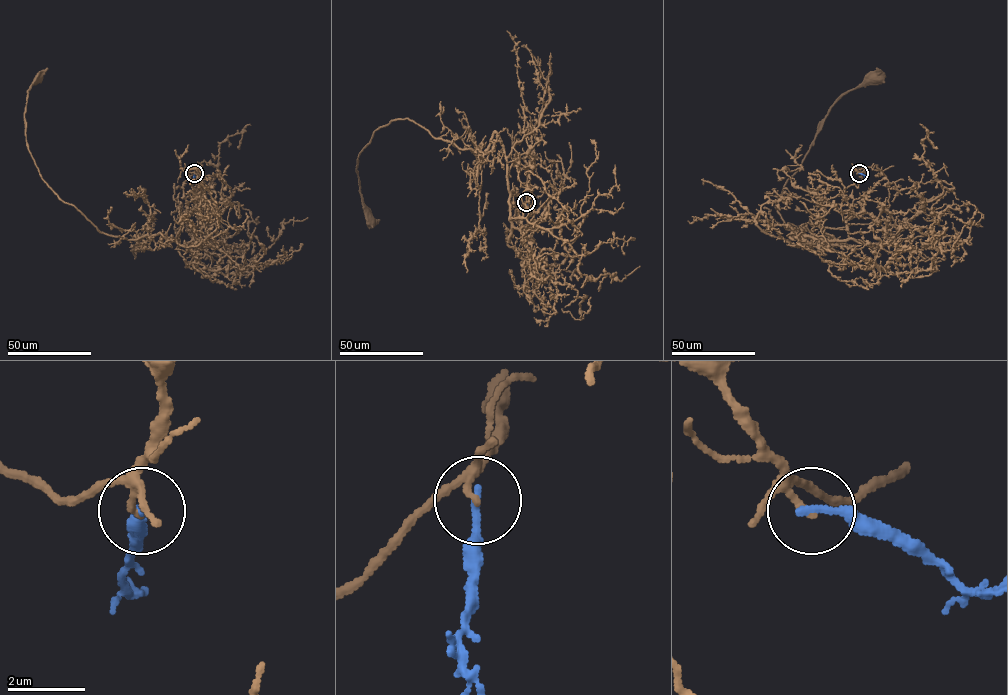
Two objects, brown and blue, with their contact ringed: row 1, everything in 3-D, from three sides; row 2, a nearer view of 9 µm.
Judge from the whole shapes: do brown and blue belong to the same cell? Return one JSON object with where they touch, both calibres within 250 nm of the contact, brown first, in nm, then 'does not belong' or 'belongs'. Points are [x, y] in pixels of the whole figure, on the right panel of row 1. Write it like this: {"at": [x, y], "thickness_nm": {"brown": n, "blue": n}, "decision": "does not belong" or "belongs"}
{"at": [859, 173], "thickness_nm": {"brown": 170, "blue": 240}, "decision": "does not belong"}

